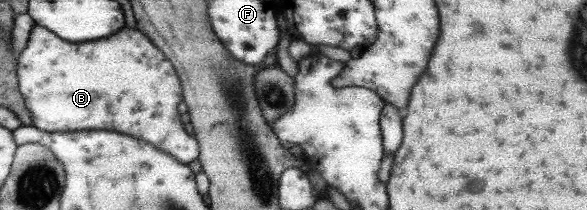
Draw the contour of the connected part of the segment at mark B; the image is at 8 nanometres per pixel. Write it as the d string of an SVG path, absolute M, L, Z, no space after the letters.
M35 25L27 47L18 56L20 92L31 111L33 125L49 133L105 129L141 137L157 149L172 154L177 161L189 165L200 155L195 135L191 137L181 123L177 105L183 101L181 80L173 64L161 53L148 36L131 27L120 29L112 36L90 42L71 43L43 26Z

